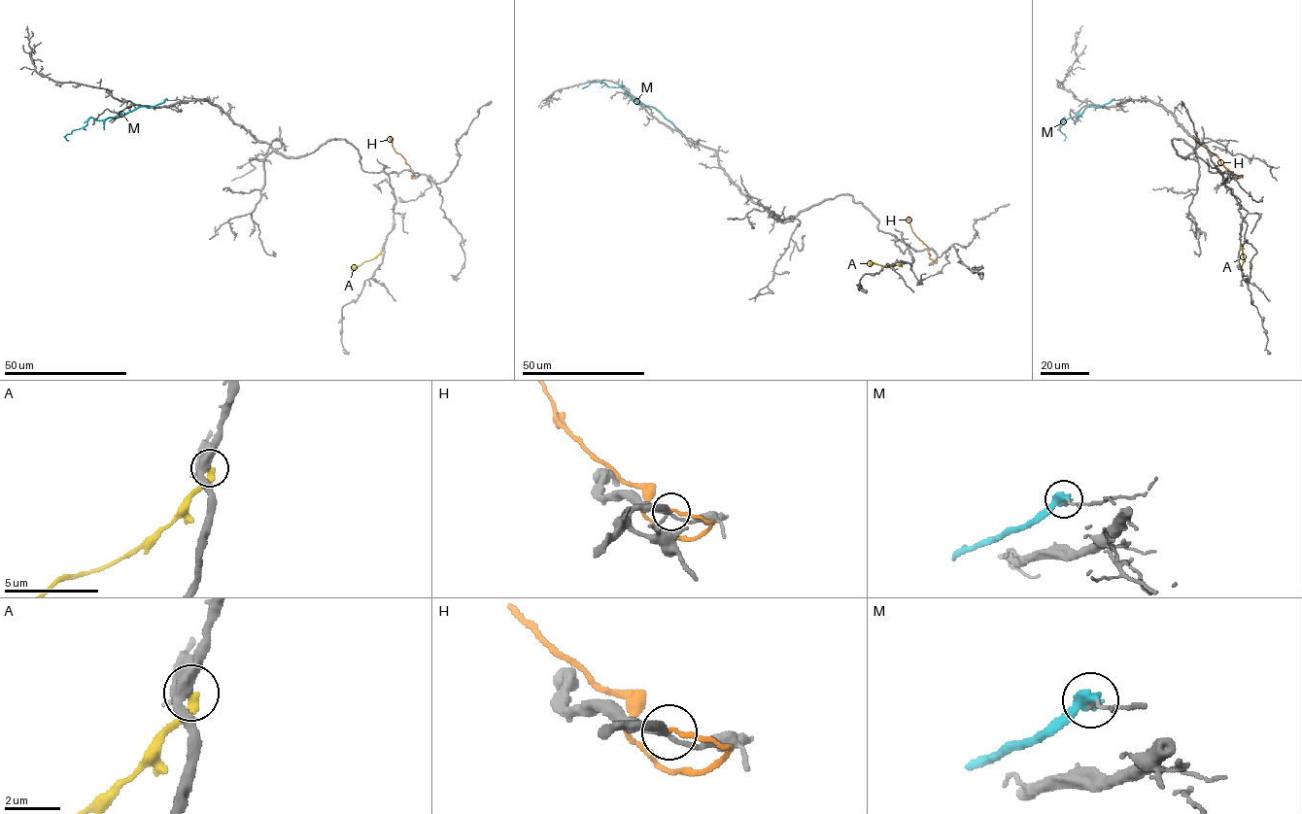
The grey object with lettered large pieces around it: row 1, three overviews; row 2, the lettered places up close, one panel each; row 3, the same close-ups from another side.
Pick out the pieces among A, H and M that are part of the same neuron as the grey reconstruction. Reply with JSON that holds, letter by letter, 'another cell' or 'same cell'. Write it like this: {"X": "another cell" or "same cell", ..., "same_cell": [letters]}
{"A": "another cell", "H": "another cell", "M": "another cell", "same_cell": []}

